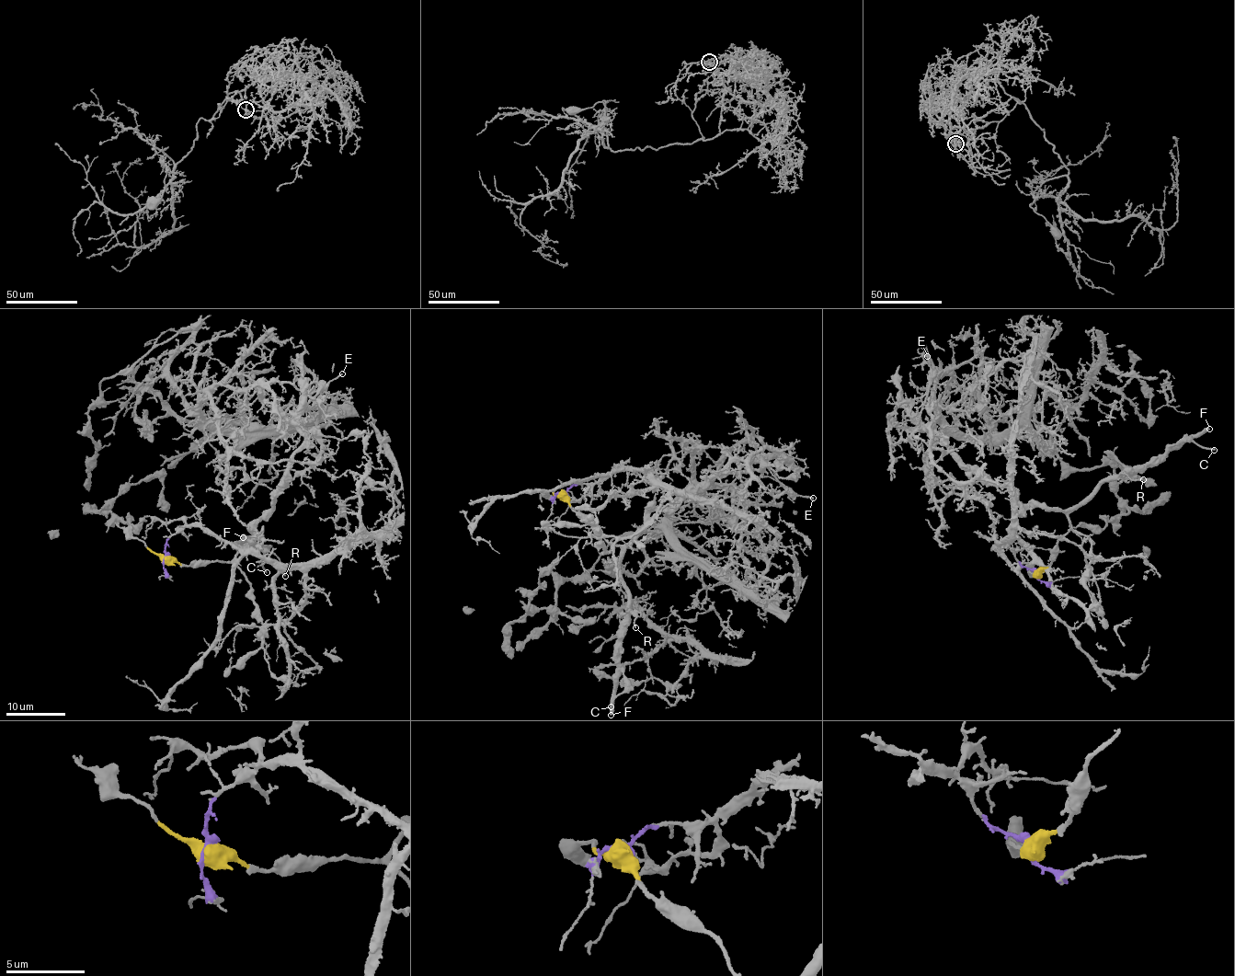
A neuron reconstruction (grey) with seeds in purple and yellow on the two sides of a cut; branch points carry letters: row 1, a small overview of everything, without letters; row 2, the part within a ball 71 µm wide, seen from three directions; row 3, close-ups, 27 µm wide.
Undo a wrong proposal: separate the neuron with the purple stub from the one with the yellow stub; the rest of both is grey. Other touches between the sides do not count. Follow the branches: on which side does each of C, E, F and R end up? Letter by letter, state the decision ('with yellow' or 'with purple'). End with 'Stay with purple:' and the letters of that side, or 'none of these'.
C: with yellow
E: with yellow
F: with yellow
R: with yellow
Stay with purple: none of these

